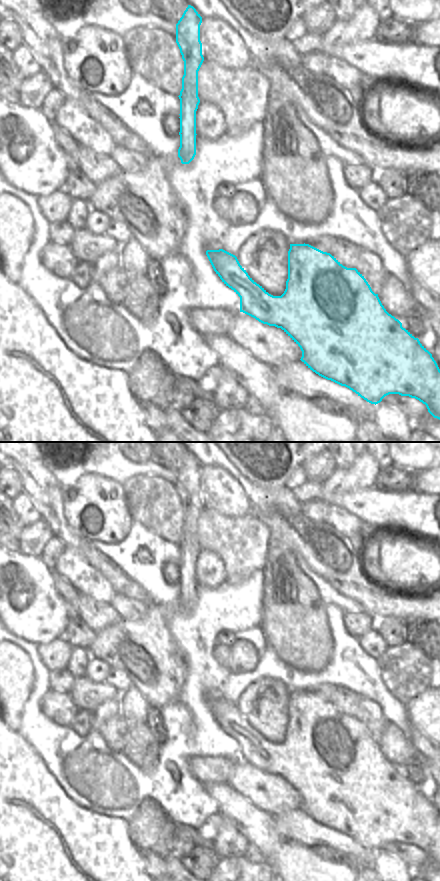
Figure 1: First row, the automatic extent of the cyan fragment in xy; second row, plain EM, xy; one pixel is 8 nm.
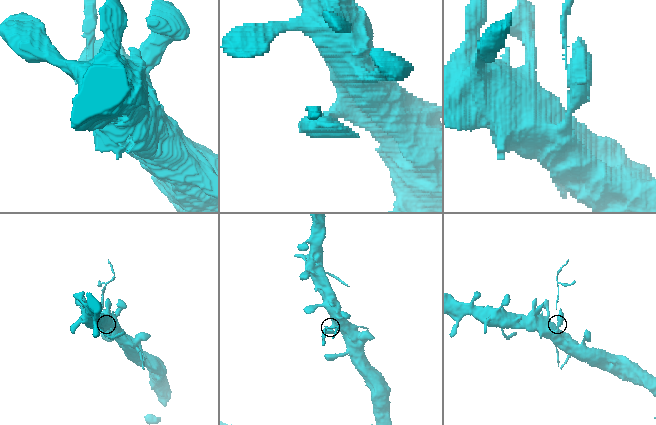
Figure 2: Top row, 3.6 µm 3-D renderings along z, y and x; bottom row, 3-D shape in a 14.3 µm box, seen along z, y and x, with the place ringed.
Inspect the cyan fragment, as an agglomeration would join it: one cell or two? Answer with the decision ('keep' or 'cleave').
cleave

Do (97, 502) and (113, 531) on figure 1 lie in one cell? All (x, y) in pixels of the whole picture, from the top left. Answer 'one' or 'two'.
one

